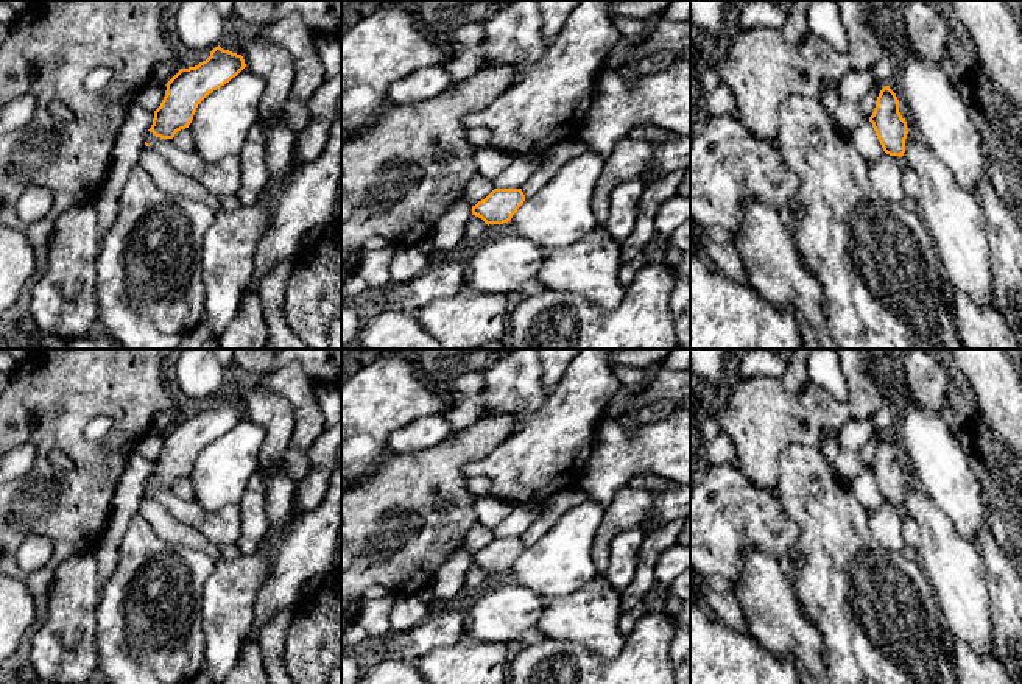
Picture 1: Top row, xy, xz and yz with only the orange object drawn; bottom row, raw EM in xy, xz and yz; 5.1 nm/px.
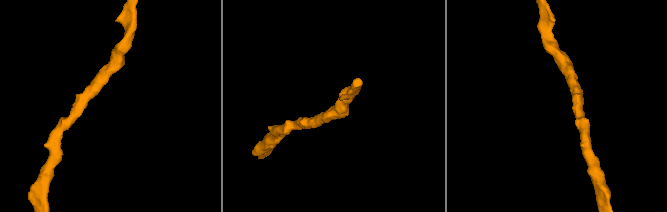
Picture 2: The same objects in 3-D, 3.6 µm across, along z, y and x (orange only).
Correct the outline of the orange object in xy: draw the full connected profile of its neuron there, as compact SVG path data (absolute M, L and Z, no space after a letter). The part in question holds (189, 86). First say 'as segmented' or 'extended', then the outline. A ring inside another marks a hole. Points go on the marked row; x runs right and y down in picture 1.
as segmented; M220 45L210 51L210 56L195 67L181 69L165 86L165 97L154 111L153 125L148 129L156 137L173 139L181 129L189 128L198 104L213 90L220 89L235 78L246 67L241 55L223 50Z

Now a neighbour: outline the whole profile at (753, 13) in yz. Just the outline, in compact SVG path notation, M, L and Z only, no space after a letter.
M742 0L738 26L743 30L782 26L787 20L787 12L779 9L770 0Z

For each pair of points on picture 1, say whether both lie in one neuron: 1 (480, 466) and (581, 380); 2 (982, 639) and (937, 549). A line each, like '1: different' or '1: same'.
1: same
2: same

